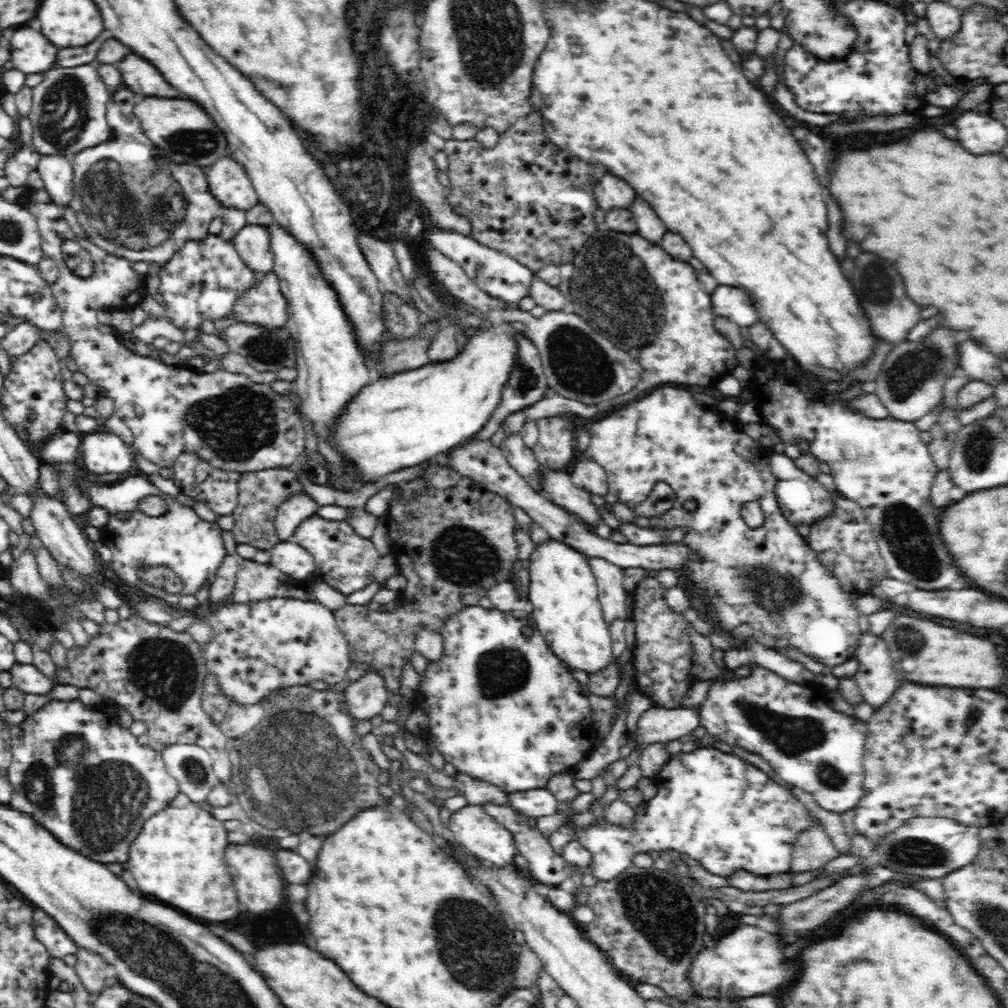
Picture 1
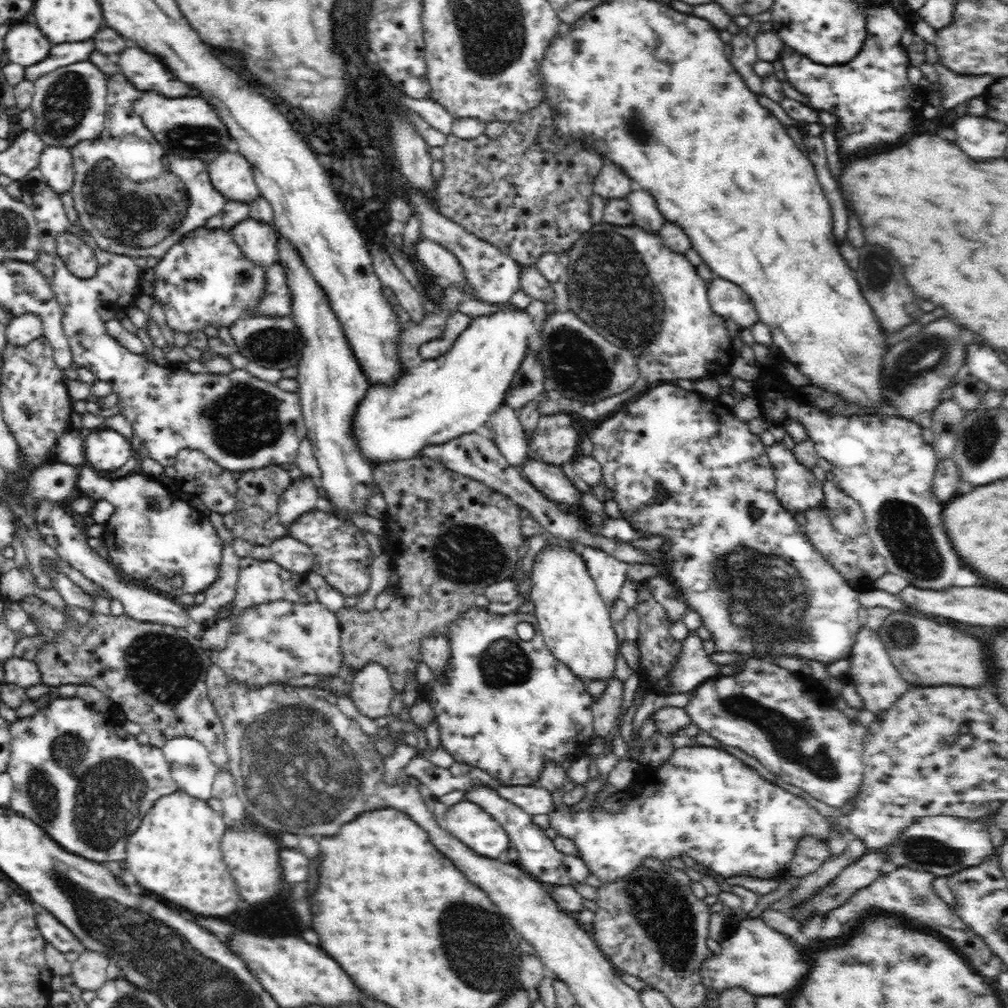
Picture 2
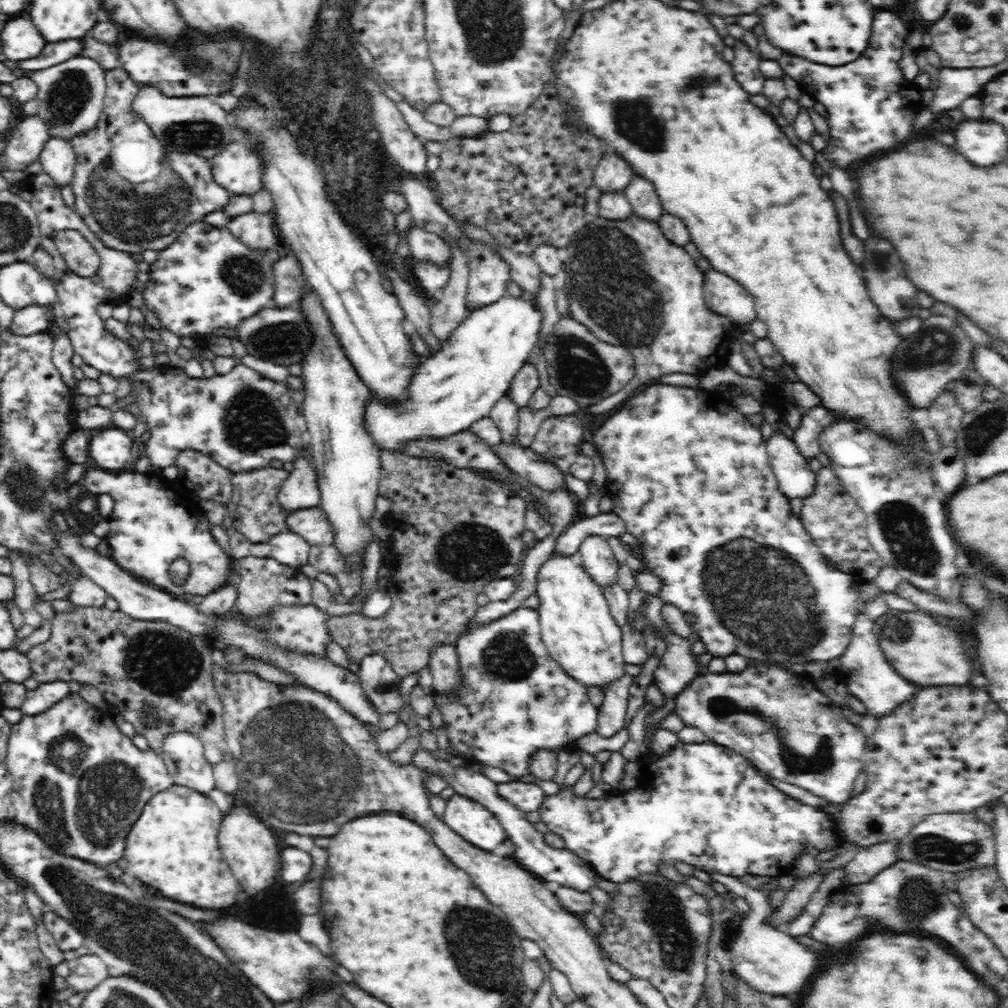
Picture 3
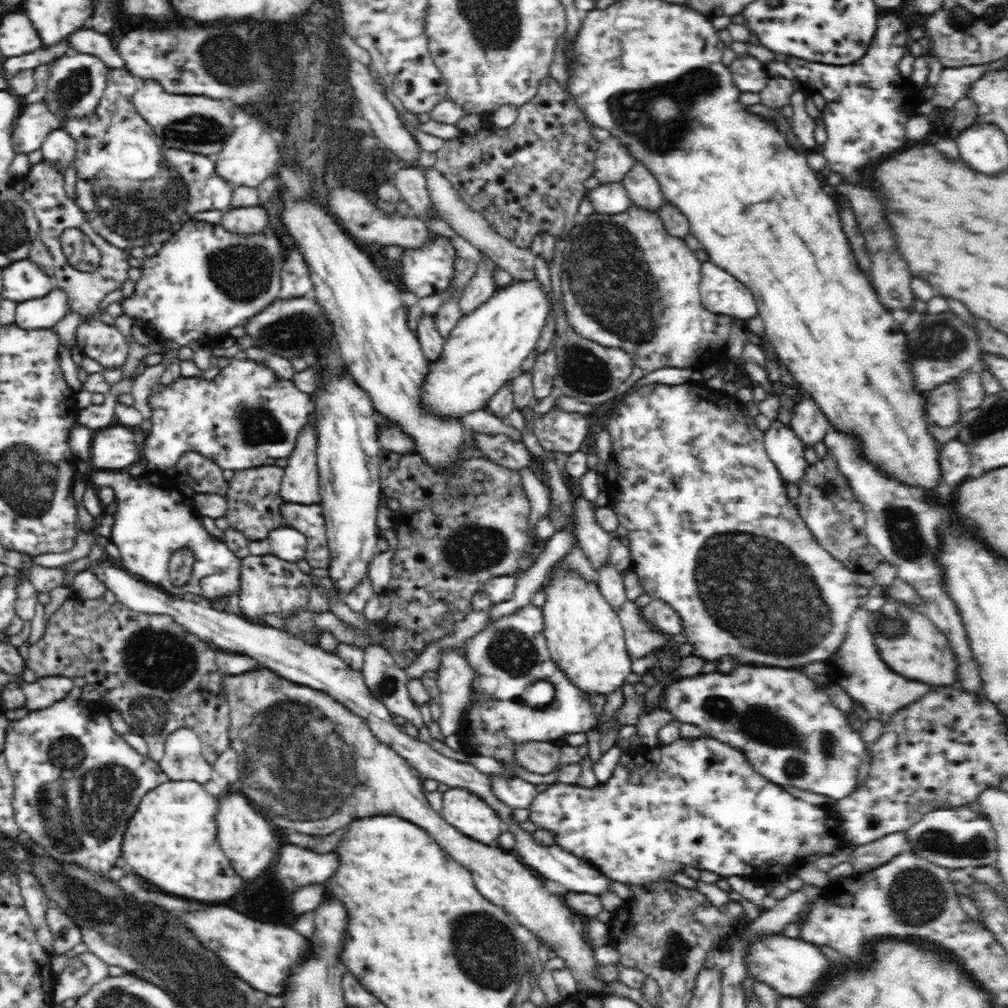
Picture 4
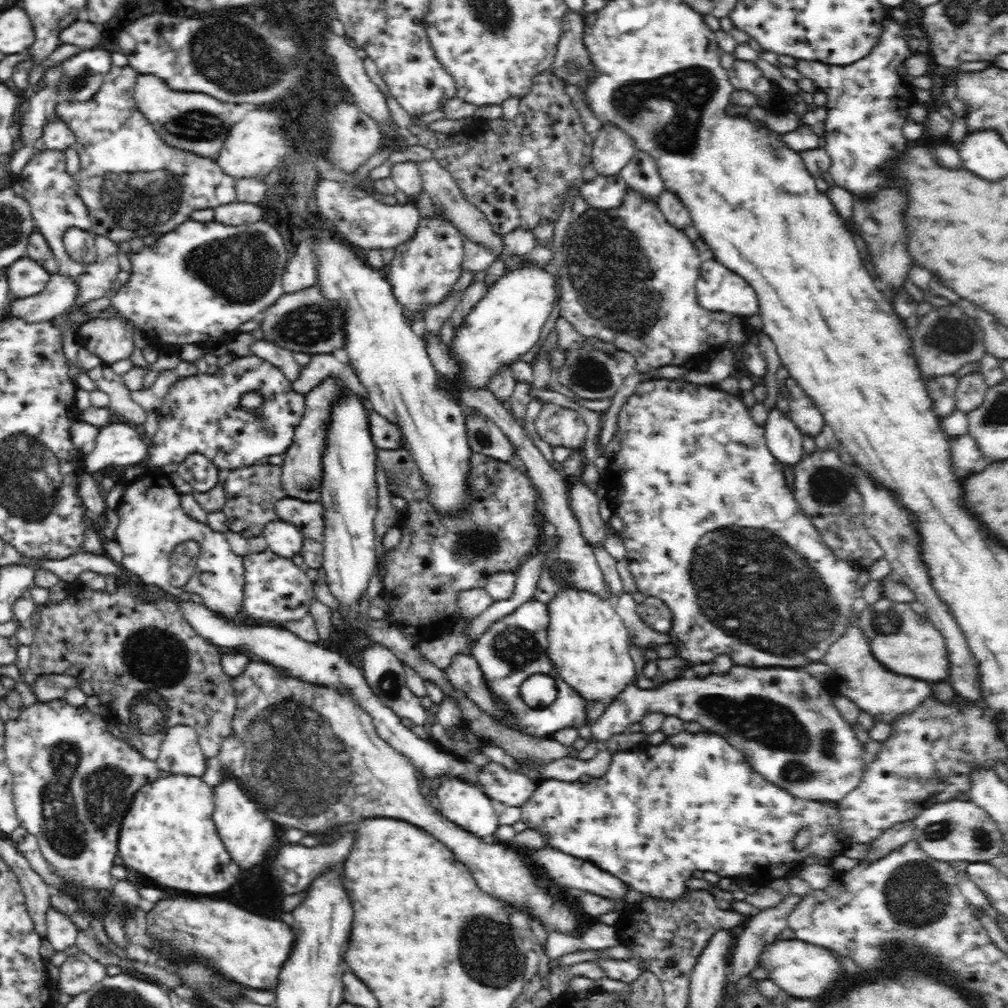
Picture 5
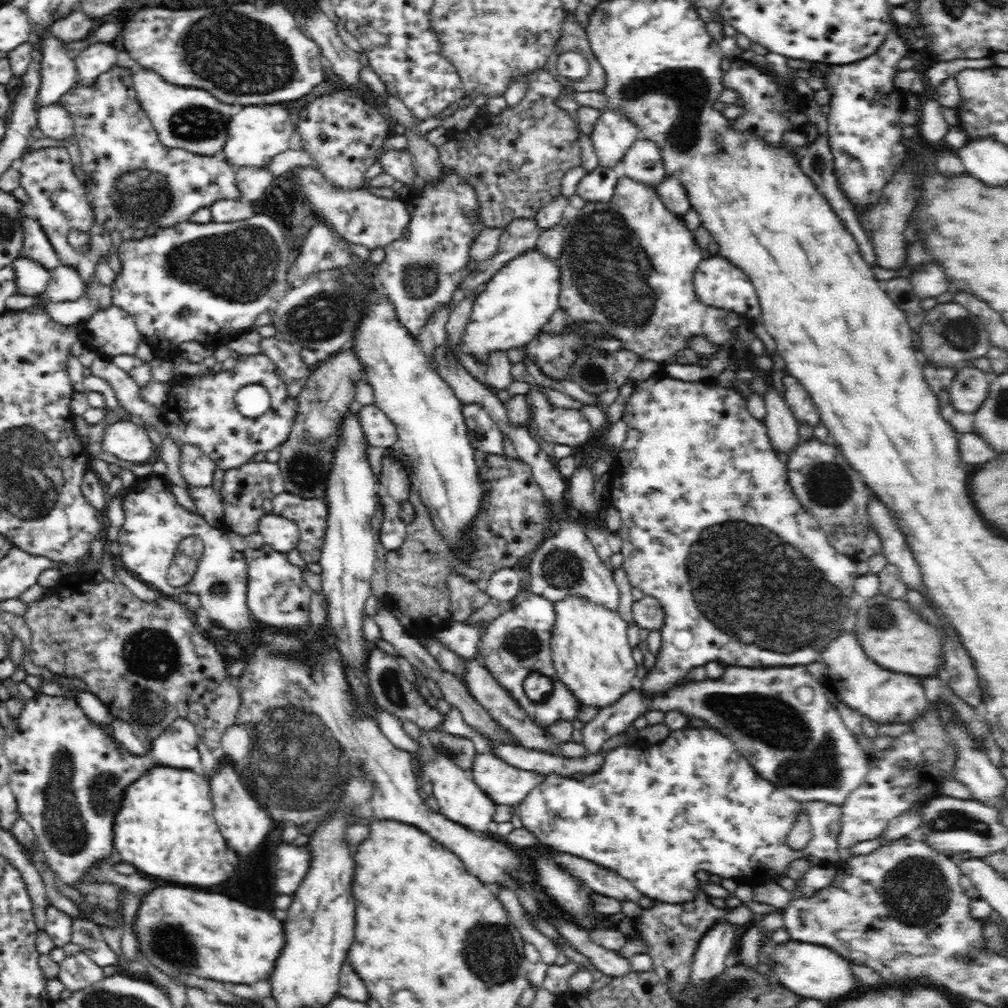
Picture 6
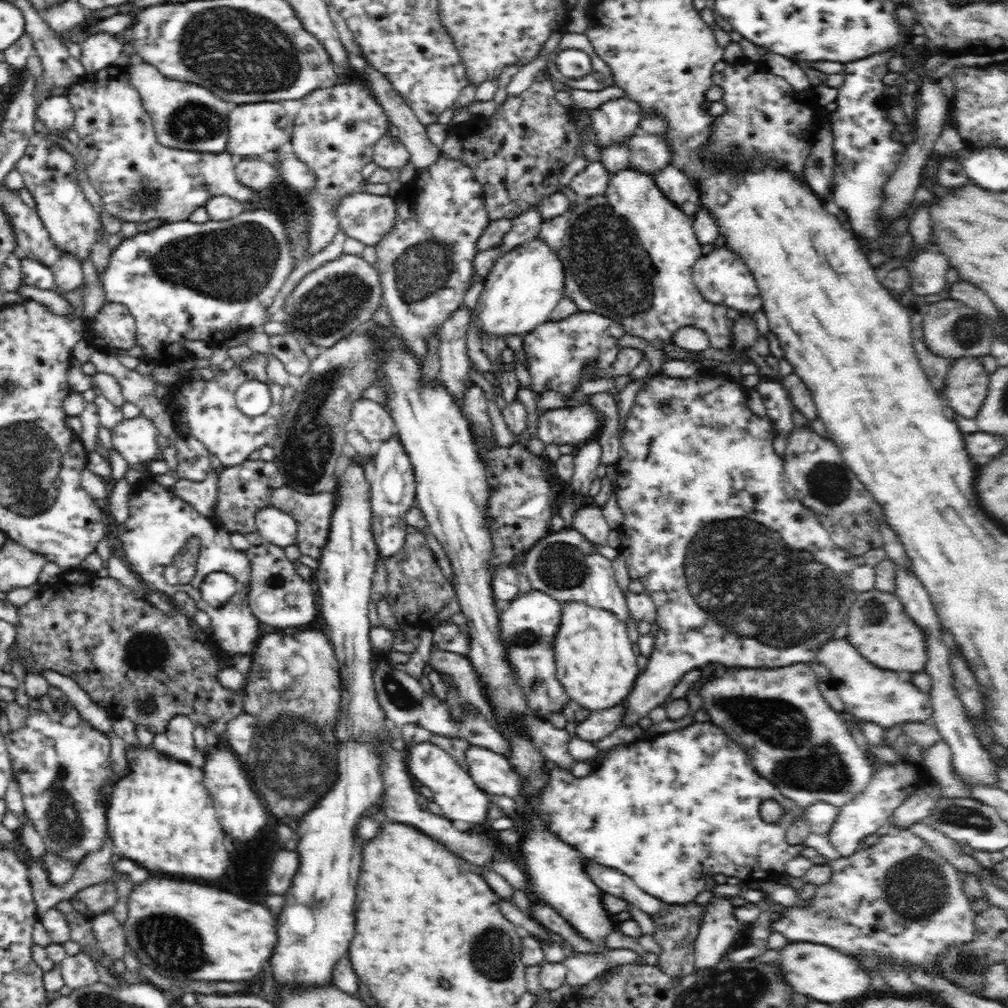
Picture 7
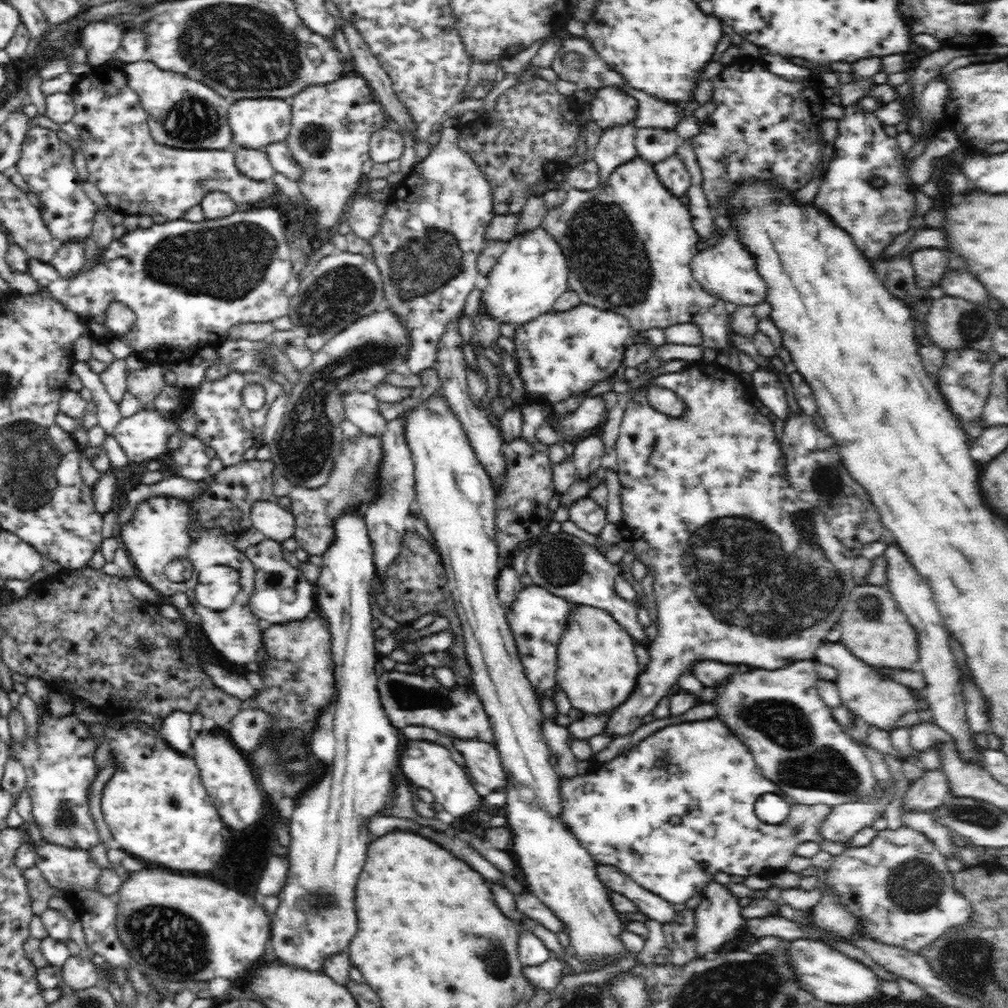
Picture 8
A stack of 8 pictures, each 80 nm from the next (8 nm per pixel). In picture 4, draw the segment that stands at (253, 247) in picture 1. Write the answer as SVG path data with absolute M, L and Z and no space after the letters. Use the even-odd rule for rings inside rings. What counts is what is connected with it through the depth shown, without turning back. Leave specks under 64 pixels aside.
M258 205L237 208L223 212L221 225L234 234L252 236L256 232L270 230L268 217L266 210Z

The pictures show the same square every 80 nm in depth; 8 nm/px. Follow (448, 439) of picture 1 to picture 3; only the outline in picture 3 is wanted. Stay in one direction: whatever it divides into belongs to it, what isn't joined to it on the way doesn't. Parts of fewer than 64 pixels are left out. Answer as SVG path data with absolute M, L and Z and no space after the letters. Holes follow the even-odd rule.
M504 296L492 304L470 313L442 342L441 349L424 361L424 372L412 388L412 412L408 416L392 416L380 404L372 404L368 420L376 432L379 452L404 454L412 442L438 440L468 431L477 421L490 416L498 400L507 396L512 380L528 360L534 344L542 312L530 306L530 300Z

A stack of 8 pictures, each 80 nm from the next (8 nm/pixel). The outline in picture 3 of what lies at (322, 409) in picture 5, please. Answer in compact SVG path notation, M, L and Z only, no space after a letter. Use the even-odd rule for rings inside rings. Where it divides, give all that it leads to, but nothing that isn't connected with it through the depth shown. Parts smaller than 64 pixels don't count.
M298 458L295 470L282 483L278 500L286 515L298 509L309 509L319 506L320 495L315 467L308 460Z

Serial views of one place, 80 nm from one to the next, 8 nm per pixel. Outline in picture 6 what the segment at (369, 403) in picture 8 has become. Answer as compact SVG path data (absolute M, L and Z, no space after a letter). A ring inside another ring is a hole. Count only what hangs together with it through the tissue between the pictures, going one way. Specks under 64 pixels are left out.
M374 404L361 407L358 411L362 431L371 447L390 450L397 446L396 426Z

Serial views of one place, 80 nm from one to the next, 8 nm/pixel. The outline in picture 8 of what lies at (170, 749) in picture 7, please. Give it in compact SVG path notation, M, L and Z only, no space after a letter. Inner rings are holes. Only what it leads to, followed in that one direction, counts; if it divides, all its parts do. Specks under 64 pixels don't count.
M174 712L162 721L160 728L160 736L179 753L191 754L193 750L189 716L184 712Z

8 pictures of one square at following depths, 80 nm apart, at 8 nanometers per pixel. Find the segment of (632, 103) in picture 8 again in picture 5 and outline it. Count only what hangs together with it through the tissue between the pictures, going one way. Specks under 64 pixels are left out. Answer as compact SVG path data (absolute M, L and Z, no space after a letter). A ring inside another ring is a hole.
M606 123L593 137L592 164L599 175L621 174L625 164L636 154L631 136L615 124Z

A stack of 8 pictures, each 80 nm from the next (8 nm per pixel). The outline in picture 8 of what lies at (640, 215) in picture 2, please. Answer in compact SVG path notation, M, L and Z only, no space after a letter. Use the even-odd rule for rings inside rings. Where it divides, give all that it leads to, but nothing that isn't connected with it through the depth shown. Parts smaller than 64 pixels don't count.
M639 128L634 136L637 156L650 161L652 166L674 155L681 142L676 129Z

